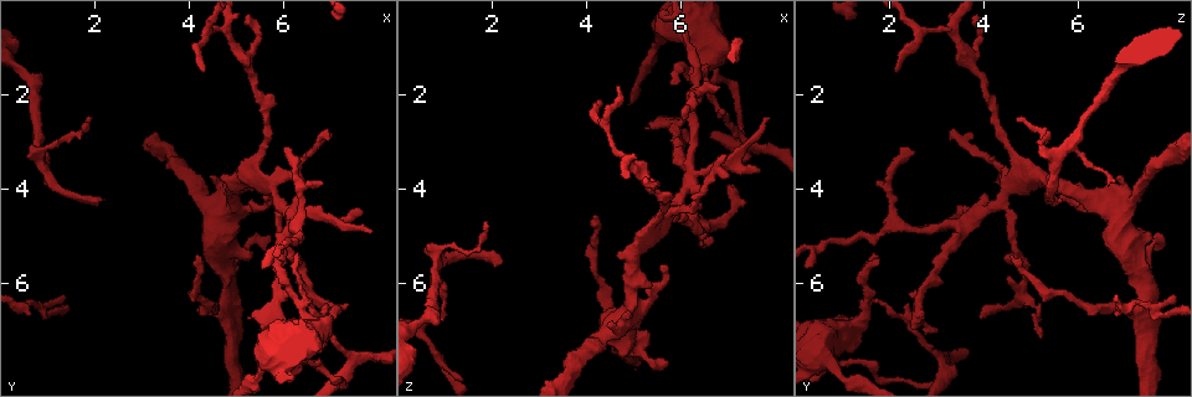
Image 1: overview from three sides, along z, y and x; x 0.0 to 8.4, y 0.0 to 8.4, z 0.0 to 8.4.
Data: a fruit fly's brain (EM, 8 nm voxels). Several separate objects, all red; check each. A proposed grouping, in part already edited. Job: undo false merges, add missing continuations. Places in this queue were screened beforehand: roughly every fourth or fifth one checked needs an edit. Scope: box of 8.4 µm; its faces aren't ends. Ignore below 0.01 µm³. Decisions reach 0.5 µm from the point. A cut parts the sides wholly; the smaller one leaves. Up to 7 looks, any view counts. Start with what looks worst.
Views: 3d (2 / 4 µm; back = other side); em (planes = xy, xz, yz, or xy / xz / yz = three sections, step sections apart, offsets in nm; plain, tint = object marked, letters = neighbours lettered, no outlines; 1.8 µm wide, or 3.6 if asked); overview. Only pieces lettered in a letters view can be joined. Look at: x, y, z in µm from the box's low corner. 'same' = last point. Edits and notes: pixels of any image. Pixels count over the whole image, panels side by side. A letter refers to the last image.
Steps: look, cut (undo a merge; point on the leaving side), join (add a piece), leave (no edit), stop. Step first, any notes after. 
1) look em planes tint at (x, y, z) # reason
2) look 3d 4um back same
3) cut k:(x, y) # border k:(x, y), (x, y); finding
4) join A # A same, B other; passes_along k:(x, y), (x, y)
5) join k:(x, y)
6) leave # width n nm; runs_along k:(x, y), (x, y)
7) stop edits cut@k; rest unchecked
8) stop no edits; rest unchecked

look 3d 2um at (6.85, 3.90, 1.80) # free end

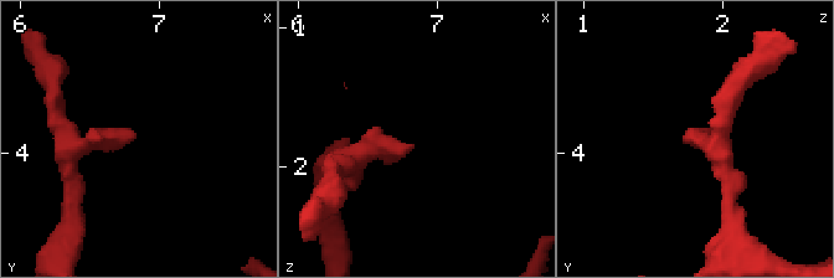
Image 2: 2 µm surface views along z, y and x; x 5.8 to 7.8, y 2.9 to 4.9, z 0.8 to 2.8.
look em yz step 4 letters at (6.84, 3.86, 1.84) # arm_widths 170, 190 nm

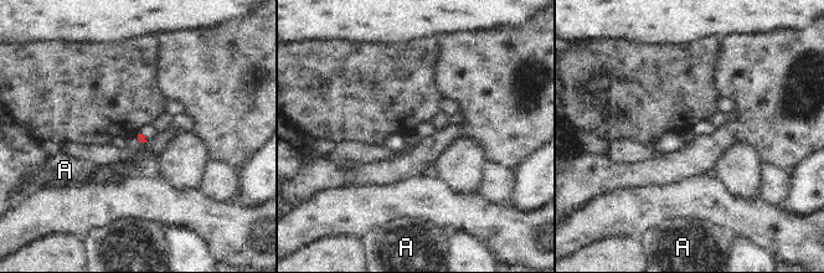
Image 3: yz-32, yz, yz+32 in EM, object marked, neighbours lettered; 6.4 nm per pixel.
look em planes letters same # cut it another way

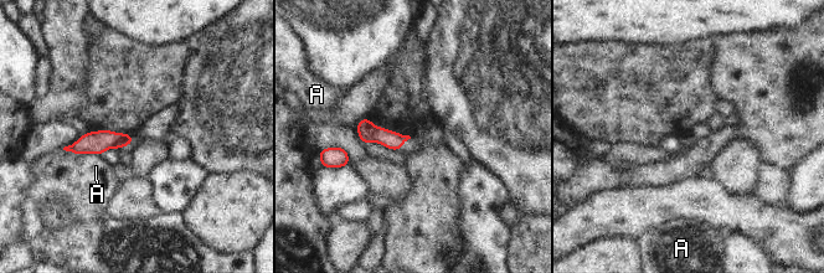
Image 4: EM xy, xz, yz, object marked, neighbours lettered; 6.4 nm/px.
leave # width 100 nm; A other; runs_along 4:(129, 139), (103, 139), (71, 148); no lettered piece goes on from it

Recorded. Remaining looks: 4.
look em planes letters at (6.40, 6.50, 1.55) # sudden change in width

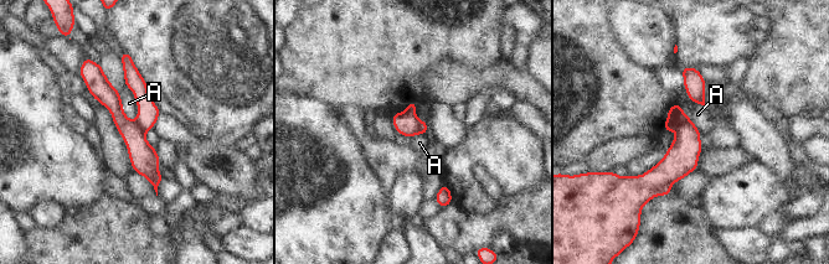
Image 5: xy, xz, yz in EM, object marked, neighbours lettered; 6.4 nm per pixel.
cut 5:(675, 117) # longest_contact A 240 nm; A other; a second neuron is stuck on

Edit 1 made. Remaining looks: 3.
look 3d 2um at (5.30, 3.75, 4.95) # calibre changes

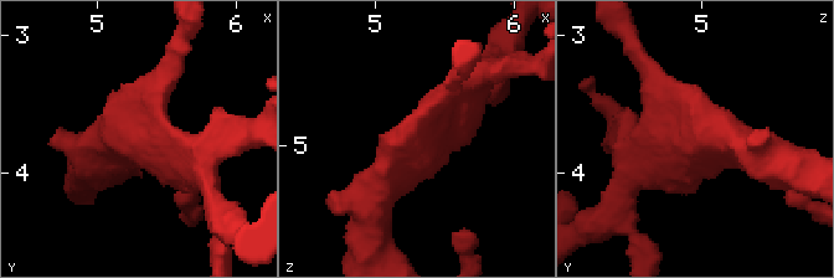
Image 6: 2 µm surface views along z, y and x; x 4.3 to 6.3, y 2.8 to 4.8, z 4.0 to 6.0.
look em 3.6um planes tint at (5.30, 3.78, 5.00) # arms 3; arm_widths 170, 200, 320 nm

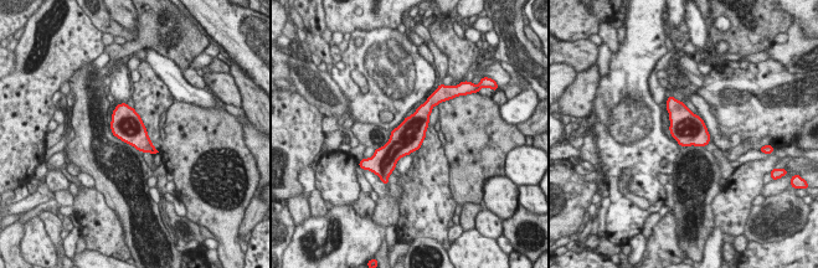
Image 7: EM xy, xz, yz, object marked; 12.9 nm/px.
look em 3.6um planes letters same # see the neighbours

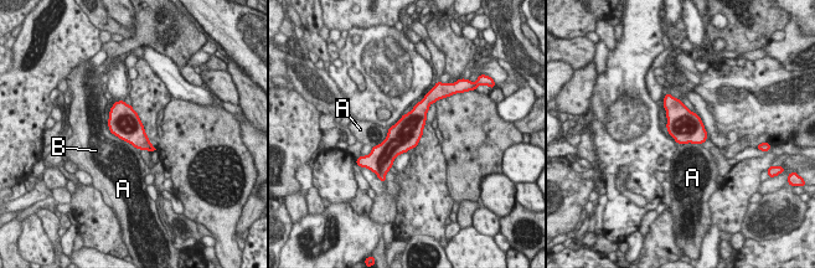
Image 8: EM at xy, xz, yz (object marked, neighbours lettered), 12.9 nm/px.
leave # A other, B other; border 8:(111, 132), (140, 149); continuous, no second neuron

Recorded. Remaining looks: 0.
stop edits cut@5; rest unchecked

